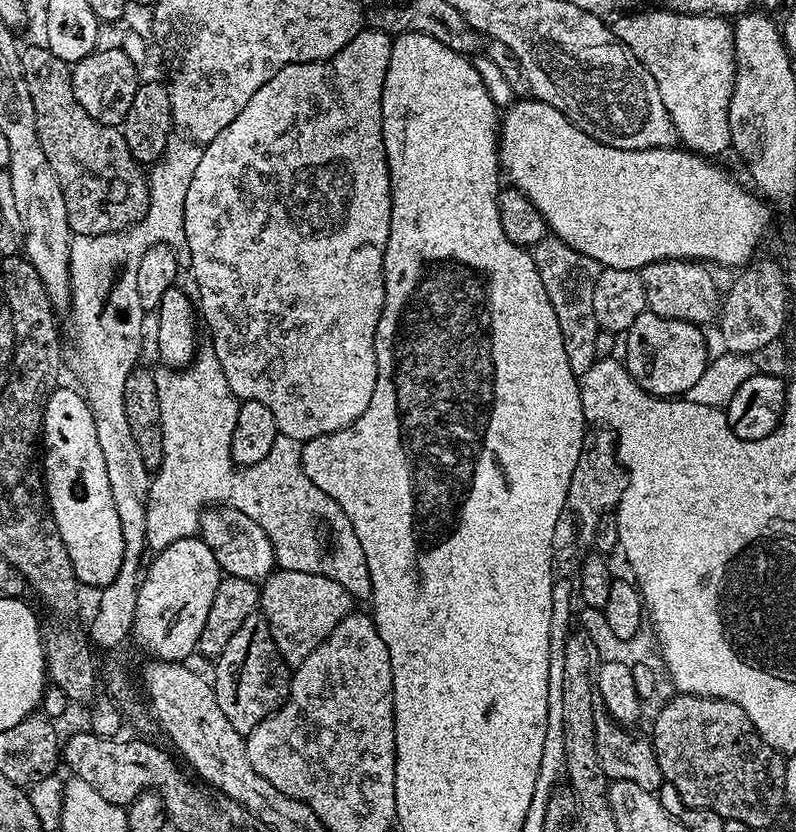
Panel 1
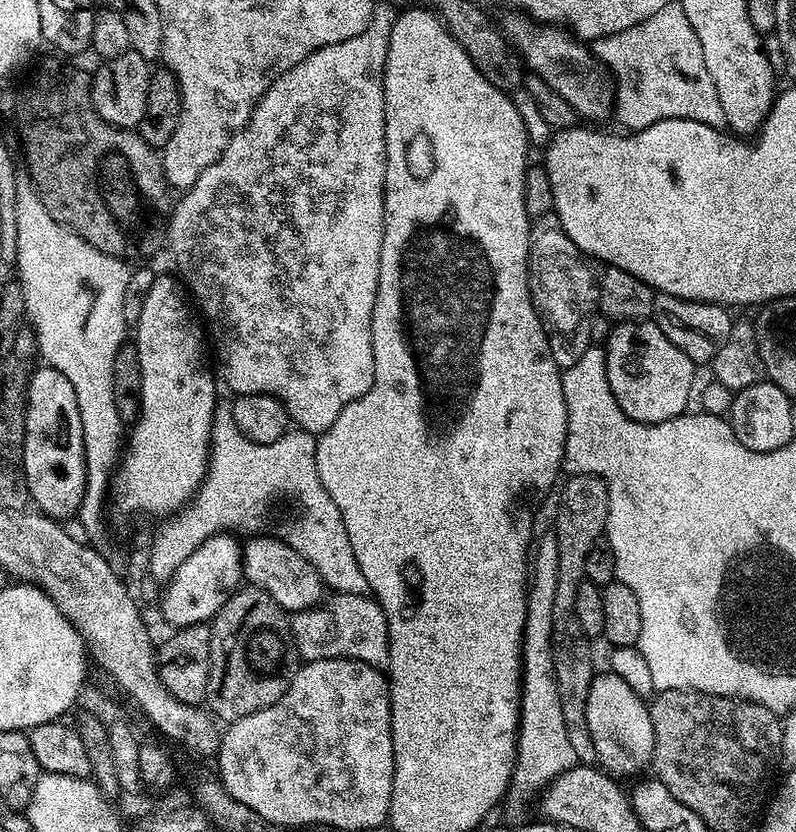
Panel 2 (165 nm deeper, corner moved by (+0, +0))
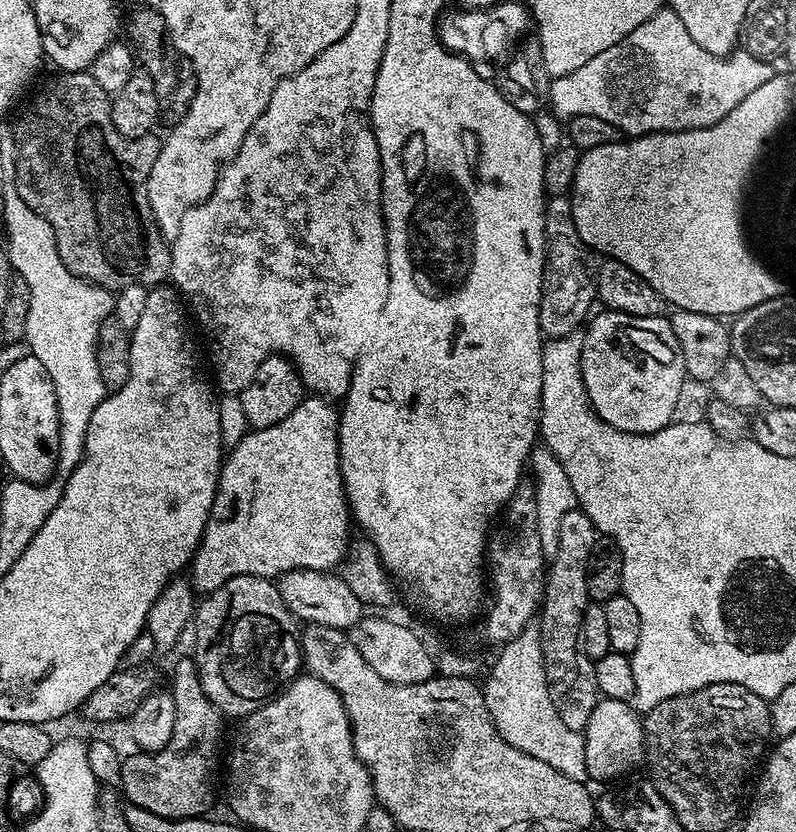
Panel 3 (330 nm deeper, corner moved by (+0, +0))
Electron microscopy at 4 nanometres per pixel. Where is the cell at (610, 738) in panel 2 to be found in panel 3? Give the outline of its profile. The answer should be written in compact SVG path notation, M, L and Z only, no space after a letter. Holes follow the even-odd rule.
M598 700L583 733L587 777L592 781L614 780L632 771L644 759L644 728L637 711L625 700Z

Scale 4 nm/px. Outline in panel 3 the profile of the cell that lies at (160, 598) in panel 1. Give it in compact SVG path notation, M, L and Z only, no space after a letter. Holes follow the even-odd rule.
M305 395L299 406L294 410L294 414L286 414L286 418L282 418L282 422L274 422L274 426L251 429L237 444L231 445L229 452L232 453L229 456L227 453L223 457L220 466L220 481L216 487L216 497L212 503L212 509L208 515L200 545L196 548L196 555L193 556L190 565L190 579L193 589L197 593L207 594L213 592L218 590L218 586L222 586L230 578L245 574L279 578L284 573L295 568L314 570L315 572L331 572L347 557L350 551L350 535L348 536L350 513L348 499L344 496L344 479L340 473L340 418L337 405L335 408L332 404L335 403L329 402L323 396Z

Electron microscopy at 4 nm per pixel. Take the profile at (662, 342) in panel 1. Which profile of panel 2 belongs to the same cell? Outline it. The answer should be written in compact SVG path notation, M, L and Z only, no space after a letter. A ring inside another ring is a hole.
M651 319L639 322L620 322L608 336L608 344L603 345L605 352L606 378L610 390L617 399L618 406L630 418L640 423L657 424L666 422L688 411L687 399L690 384L694 379L696 363Z

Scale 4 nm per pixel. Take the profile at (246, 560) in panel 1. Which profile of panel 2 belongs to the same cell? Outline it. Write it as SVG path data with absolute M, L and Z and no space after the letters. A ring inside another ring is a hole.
M252 536L242 544L242 576L251 587L262 590L291 614L313 608L326 596L326 585L318 570L288 545L287 539L276 536Z

